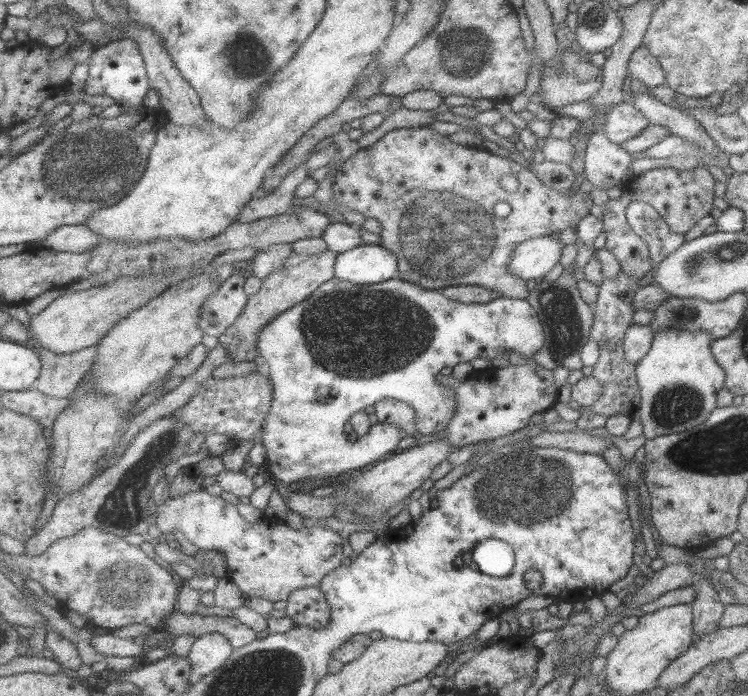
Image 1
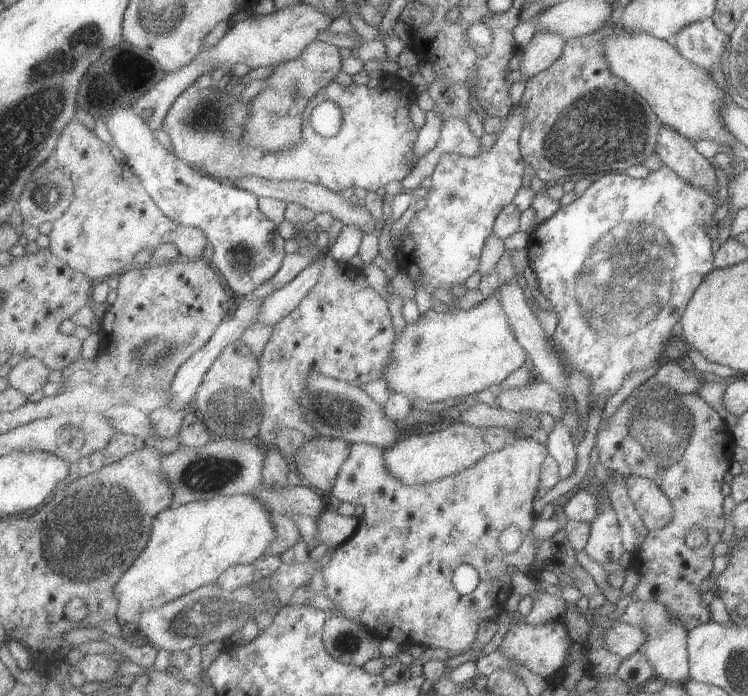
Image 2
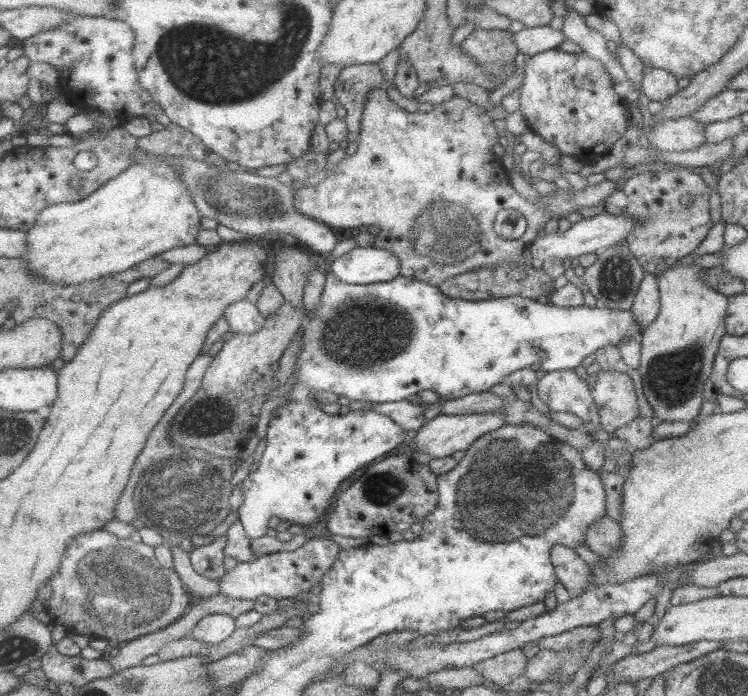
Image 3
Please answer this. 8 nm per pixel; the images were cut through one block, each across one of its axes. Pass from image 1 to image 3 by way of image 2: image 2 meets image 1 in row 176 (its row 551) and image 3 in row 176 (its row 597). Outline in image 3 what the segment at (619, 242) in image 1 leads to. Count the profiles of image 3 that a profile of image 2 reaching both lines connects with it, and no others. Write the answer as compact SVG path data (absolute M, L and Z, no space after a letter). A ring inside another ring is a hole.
M690 168L645 171L625 180L619 189L628 200L623 209L637 220L637 225L625 237L626 246L647 273L658 274L671 268L677 259L693 252L711 228L707 203L709 188L701 175ZM683 194L690 196L690 204L680 204L679 198Z

